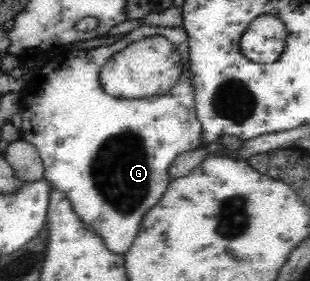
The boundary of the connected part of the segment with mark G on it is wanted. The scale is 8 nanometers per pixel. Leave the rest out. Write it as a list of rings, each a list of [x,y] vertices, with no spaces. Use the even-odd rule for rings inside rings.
[[[142,26],[108,46],[73,48],[65,54],[54,55],[41,69],[36,70],[20,92],[21,140],[37,148],[43,163],[43,178],[50,188],[65,193],[82,224],[102,237],[103,244],[112,253],[124,256],[140,231],[145,213],[163,200],[164,192],[172,181],[168,173],[171,163],[179,155],[202,144],[203,129],[195,108],[188,61],[187,33],[183,27]],[[155,35],[172,42],[180,54],[182,75],[177,84],[167,94],[150,99],[131,101],[105,93],[99,83],[99,73],[105,62],[112,54],[121,52],[133,42]]]

